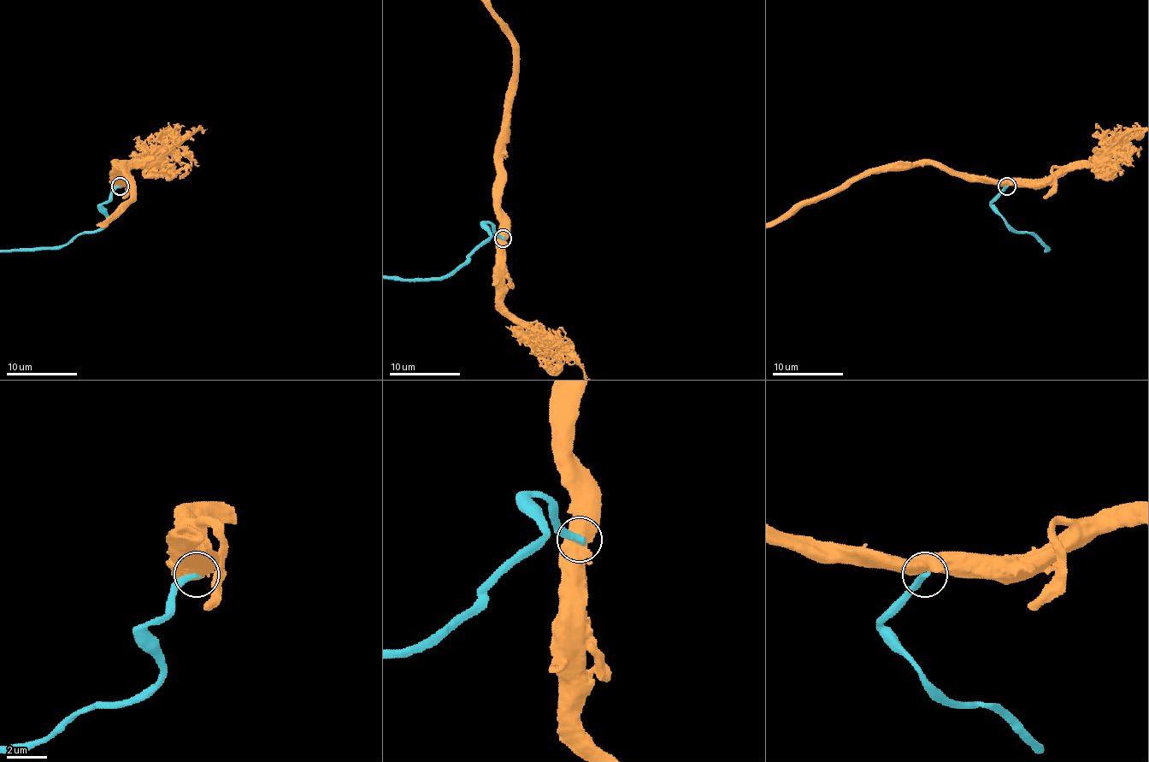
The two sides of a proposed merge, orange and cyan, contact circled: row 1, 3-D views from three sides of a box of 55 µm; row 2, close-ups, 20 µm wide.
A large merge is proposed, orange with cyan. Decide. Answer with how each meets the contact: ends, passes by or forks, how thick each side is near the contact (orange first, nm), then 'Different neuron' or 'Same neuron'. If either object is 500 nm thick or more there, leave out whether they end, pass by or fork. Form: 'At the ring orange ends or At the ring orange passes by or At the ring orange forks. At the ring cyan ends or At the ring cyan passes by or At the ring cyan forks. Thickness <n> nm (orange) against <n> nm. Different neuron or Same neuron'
Thickness 500 nm (orange) against 340 nm. Different neuron

